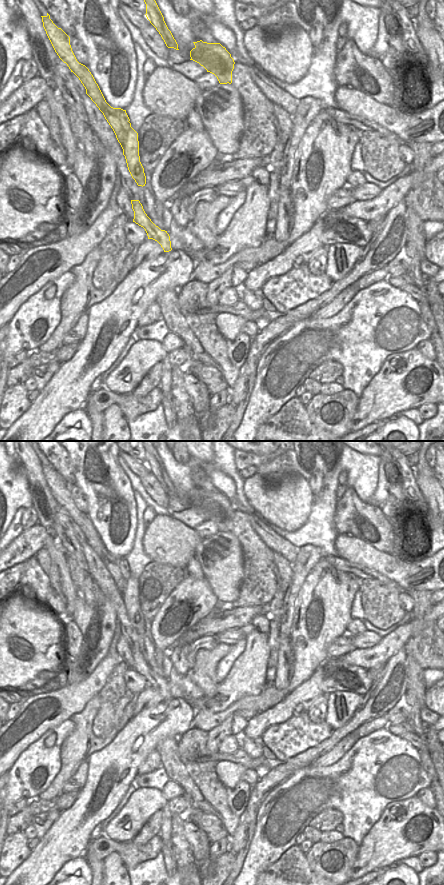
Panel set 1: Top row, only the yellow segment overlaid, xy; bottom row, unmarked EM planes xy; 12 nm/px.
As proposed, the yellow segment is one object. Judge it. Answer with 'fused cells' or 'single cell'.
fused cells

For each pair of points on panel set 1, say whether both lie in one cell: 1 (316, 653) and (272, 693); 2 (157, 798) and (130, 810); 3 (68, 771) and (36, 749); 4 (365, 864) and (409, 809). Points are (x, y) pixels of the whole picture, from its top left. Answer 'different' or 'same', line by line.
1: same
2: same
3: different
4: same

